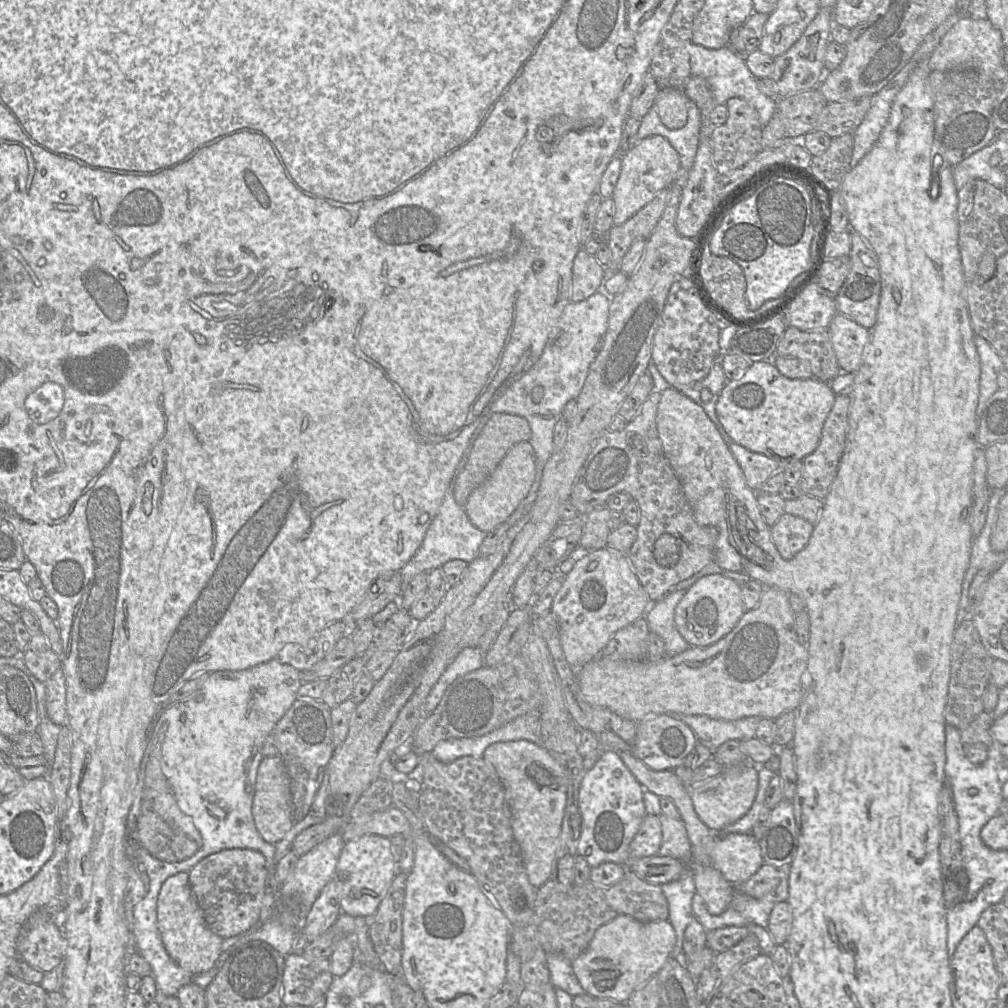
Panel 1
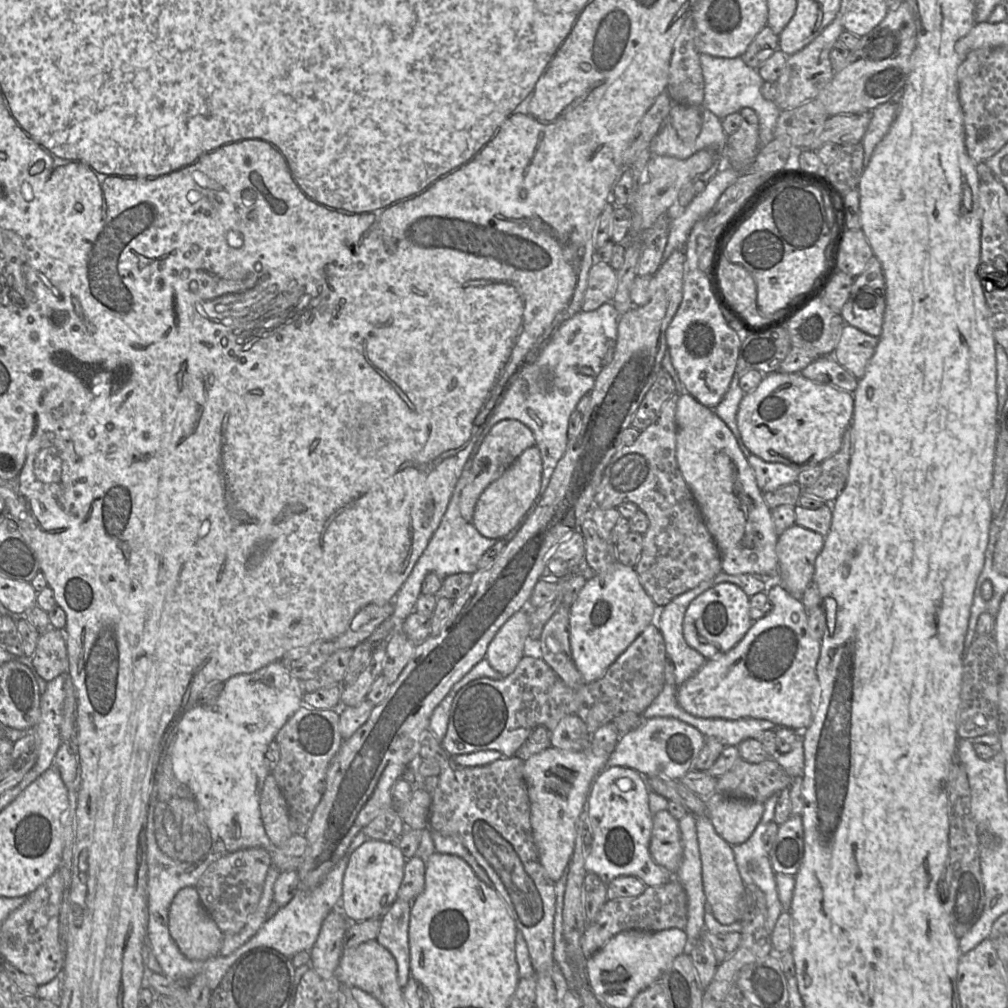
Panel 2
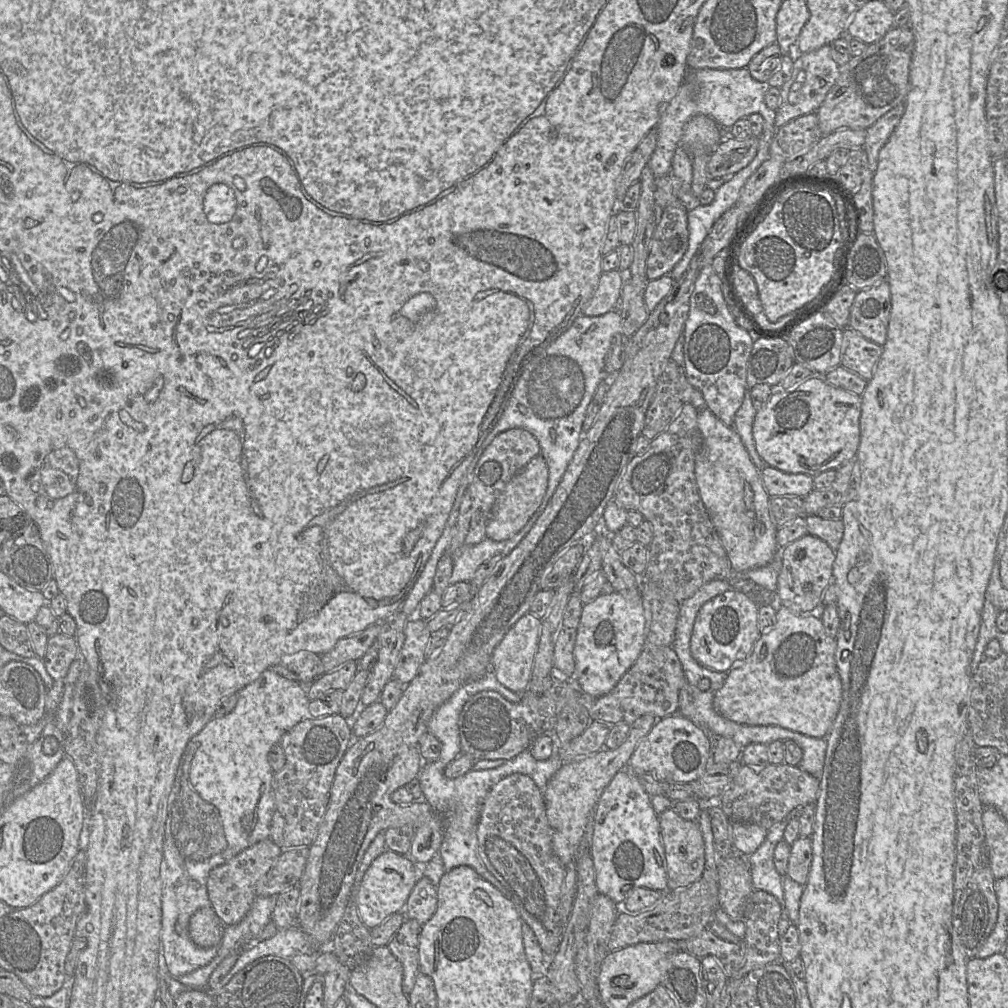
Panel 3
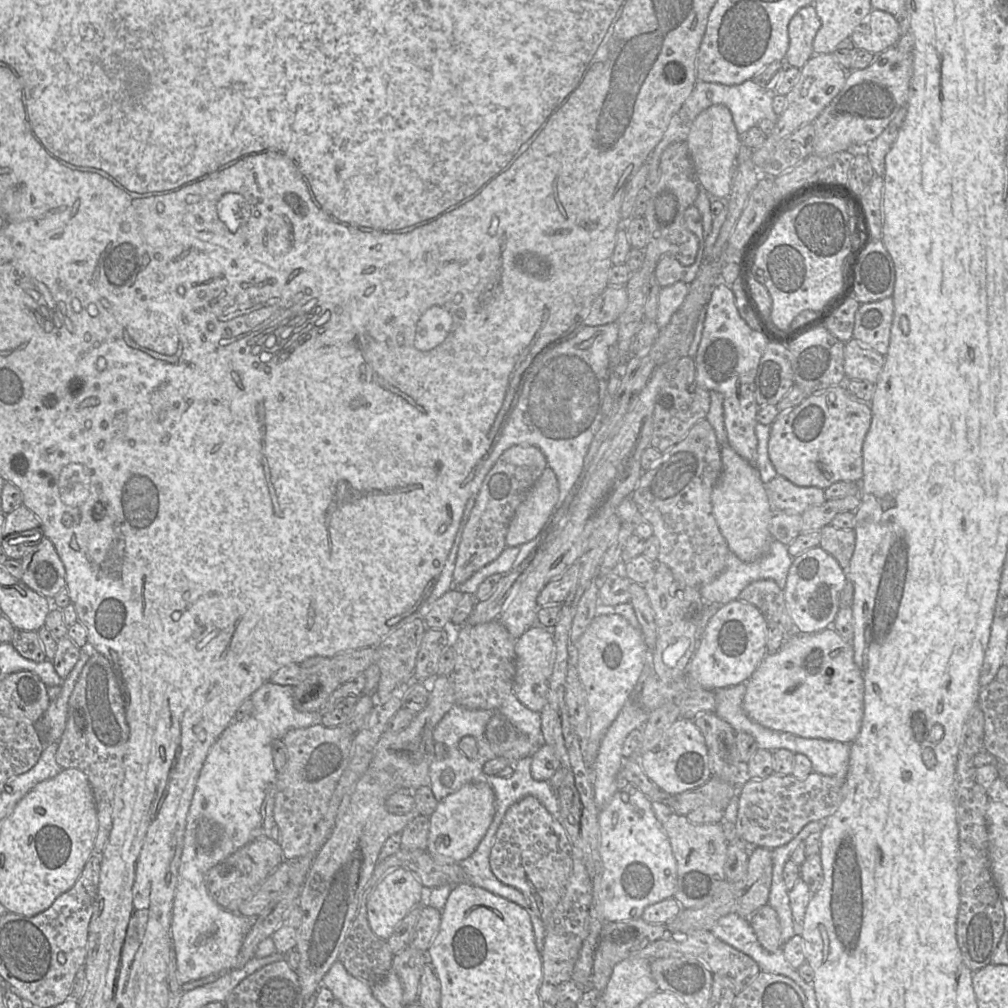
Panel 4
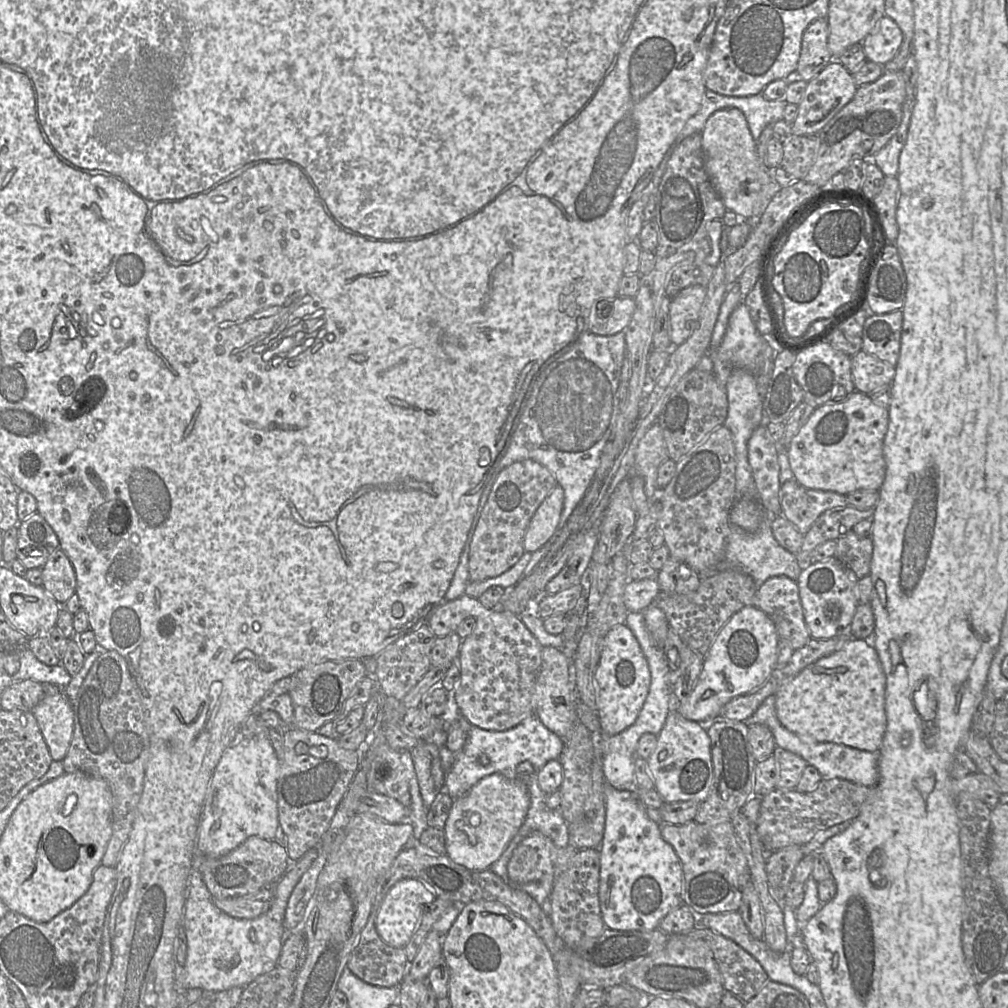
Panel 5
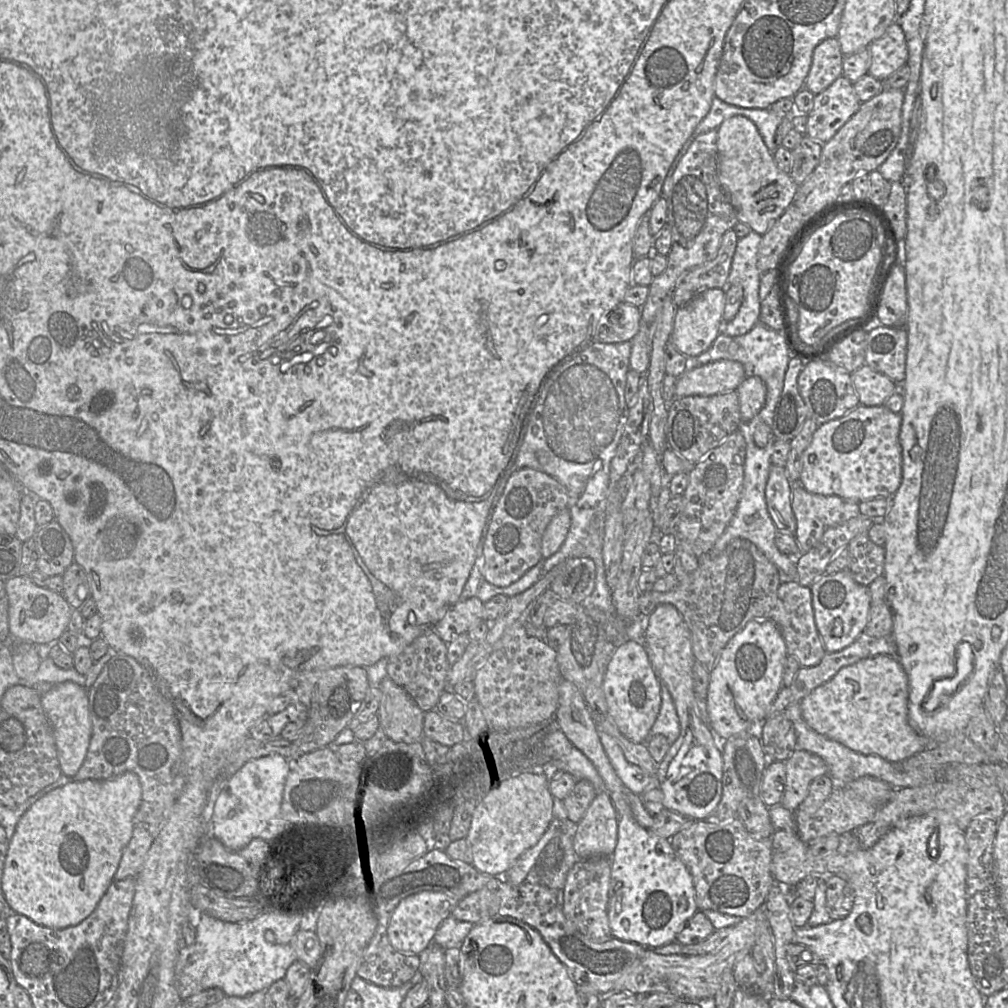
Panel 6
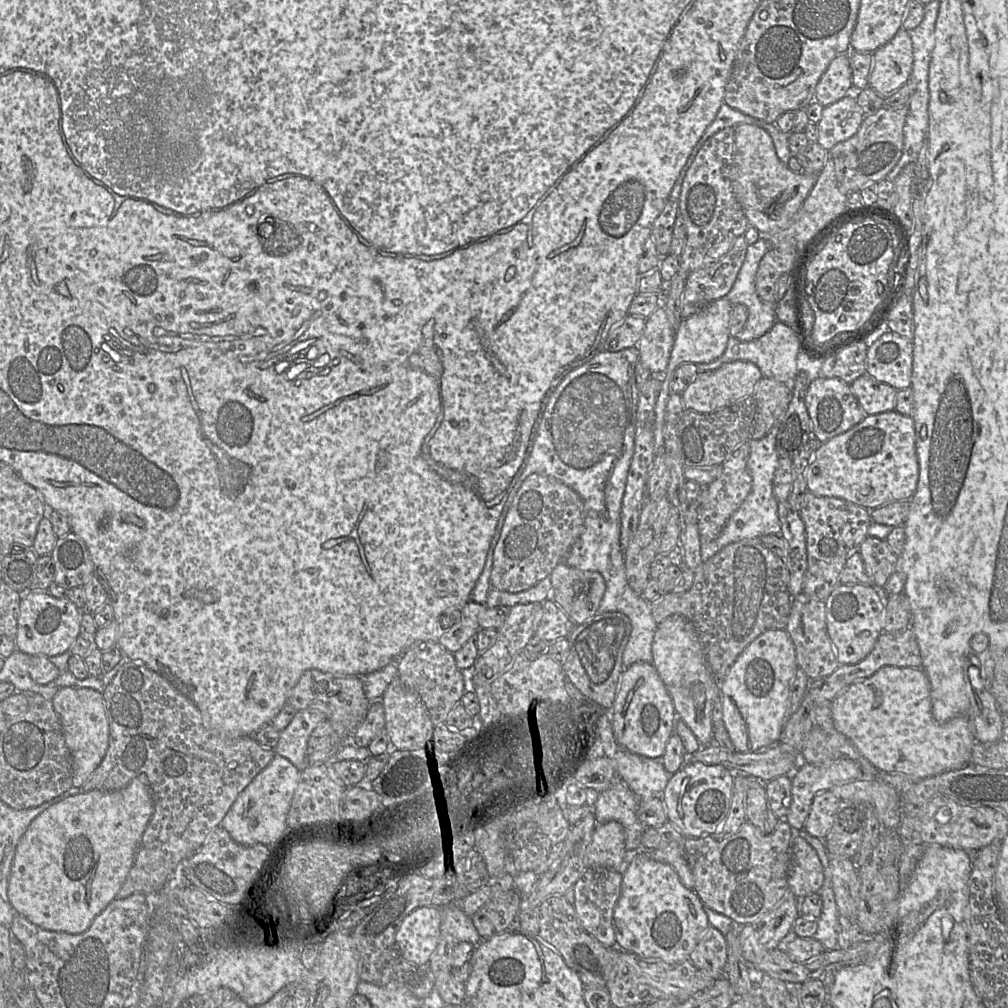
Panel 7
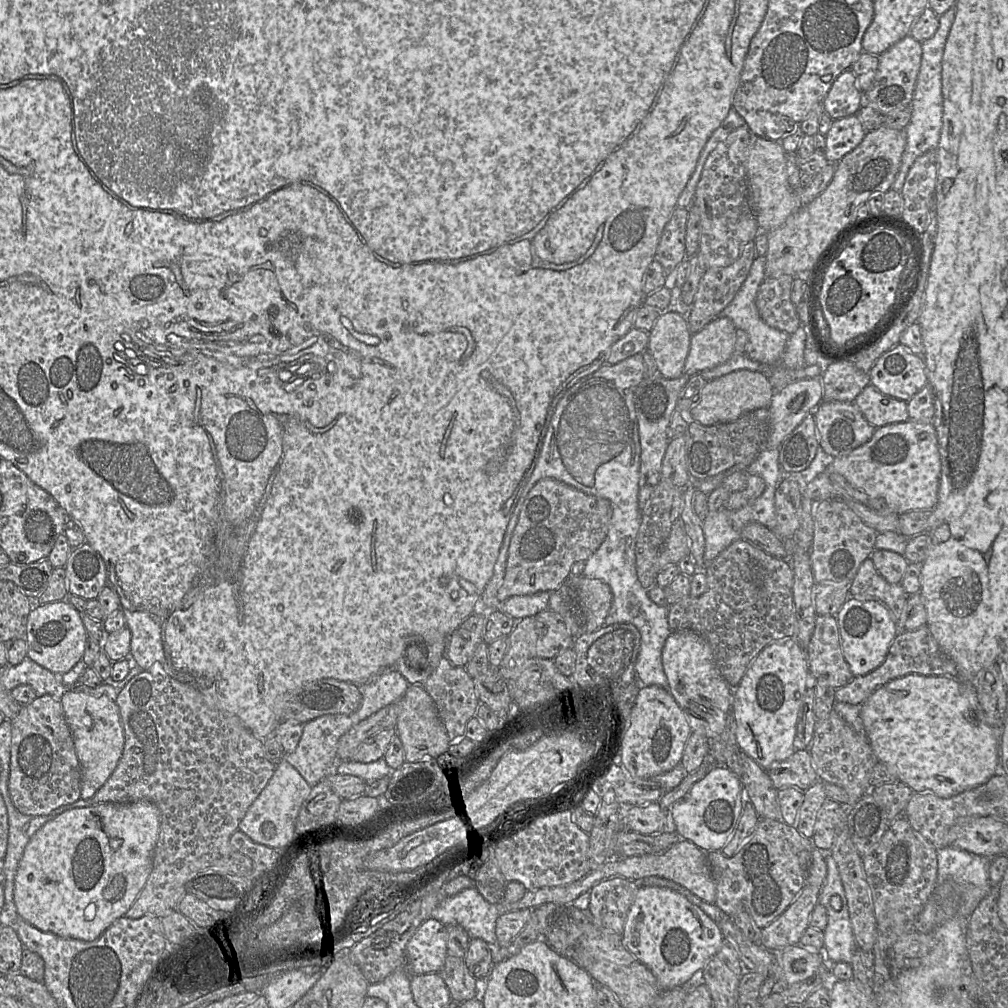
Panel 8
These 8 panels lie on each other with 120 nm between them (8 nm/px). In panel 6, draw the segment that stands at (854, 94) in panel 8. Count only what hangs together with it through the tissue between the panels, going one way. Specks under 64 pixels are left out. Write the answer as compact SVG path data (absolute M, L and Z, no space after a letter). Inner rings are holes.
M828 38L816 46L804 87L813 95L827 89L843 75L844 55L837 38Z

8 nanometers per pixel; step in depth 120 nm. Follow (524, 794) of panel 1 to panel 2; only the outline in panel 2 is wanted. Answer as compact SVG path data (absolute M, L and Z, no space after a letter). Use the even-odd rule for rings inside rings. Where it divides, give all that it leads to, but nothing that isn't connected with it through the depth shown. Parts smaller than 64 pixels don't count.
M546 748L524 761L523 776L530 802L530 821L533 840L546 876L553 882L559 880L571 858L576 840L576 823L588 799L591 786L597 775L607 766L608 756L595 755L590 748L583 751L568 751Z

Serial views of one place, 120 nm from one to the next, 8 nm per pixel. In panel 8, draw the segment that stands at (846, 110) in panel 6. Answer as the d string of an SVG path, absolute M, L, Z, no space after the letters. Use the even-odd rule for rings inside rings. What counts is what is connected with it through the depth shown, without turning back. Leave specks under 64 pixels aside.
M857 115L833 120L825 135L825 158L830 163L837 163L856 148L865 135Z

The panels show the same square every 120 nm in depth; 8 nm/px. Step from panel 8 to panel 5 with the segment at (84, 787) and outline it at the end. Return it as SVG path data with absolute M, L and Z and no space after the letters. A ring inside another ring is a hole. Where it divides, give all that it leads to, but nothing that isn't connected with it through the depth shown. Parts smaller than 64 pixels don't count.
M63 691L45 695L33 709L41 733L53 760L63 761L74 730L74 712Z

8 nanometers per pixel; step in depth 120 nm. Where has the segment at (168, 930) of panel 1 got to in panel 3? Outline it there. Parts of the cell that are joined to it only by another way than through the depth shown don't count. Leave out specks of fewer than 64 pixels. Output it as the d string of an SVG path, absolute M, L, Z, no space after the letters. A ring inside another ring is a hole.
M212 907L200 908L190 918L189 937L199 947L218 946L223 931L224 924Z

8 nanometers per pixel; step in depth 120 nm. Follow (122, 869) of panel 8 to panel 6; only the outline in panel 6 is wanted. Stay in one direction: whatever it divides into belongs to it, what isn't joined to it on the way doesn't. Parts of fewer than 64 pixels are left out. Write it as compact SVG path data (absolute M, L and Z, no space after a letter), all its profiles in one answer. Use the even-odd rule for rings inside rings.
M125 772L111 779L73 781L51 790L35 801L19 819L15 832L10 840L4 862L1 887L4 897L12 910L28 917L36 924L55 929L75 926L86 919L93 912L109 885L114 881L123 850L132 837L133 818L141 803L141 797L142 788L139 777L133 772Z

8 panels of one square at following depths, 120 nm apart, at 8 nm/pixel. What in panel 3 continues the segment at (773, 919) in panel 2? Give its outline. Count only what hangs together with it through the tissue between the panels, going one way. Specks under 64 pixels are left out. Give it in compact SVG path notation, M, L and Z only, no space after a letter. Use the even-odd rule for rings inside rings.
M782 821L772 826L766 834L760 847L746 857L751 876L752 887L762 890L775 897L780 906L778 933L780 938L786 933L791 924L785 905L782 886L782 876L776 871L773 863L774 849L777 843L784 839L784 830L787 821Z

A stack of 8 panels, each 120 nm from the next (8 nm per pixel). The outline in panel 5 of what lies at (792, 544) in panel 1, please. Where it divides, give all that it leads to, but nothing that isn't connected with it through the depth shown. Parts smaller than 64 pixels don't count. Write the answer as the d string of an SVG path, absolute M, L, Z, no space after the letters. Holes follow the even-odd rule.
M837 557L816 562L802 570L796 581L806 625L815 639L830 639L849 629L859 605L858 578Z

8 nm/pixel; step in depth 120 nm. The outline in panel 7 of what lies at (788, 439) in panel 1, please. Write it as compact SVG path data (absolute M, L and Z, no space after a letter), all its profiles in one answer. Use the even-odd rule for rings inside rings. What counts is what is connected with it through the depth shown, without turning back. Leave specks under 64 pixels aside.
M897 411L866 415L850 430L819 444L806 471L807 489L812 494L842 499L867 510L896 501L910 501L917 489L918 479L915 424L911 416Z

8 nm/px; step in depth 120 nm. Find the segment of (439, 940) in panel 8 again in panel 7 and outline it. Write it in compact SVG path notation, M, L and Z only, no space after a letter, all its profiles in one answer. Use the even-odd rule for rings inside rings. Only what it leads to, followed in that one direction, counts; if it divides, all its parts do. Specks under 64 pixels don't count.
M420 907L410 913L396 932L396 944L403 958L425 968L441 938L442 910Z

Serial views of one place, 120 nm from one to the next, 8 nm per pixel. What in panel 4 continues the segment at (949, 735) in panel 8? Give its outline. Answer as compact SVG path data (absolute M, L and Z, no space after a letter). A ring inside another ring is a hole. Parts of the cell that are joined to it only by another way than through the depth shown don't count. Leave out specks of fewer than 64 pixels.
M833 627L815 633L797 632L786 638L783 645L775 653L768 653L751 677L745 683L746 691L742 708L745 714L754 722L772 730L787 732L803 738L835 740L851 744L859 735L864 714L864 680L861 670L854 662L854 648L852 641L844 640Z

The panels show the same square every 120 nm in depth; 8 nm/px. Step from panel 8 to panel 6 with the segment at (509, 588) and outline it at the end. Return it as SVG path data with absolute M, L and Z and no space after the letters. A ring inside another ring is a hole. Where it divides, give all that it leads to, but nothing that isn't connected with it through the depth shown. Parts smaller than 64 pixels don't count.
M521 468L511 473L506 470L504 486L490 515L481 543L484 566L483 579L498 587L507 587L518 581L542 559L542 536L554 516L568 509L566 489L550 475Z

